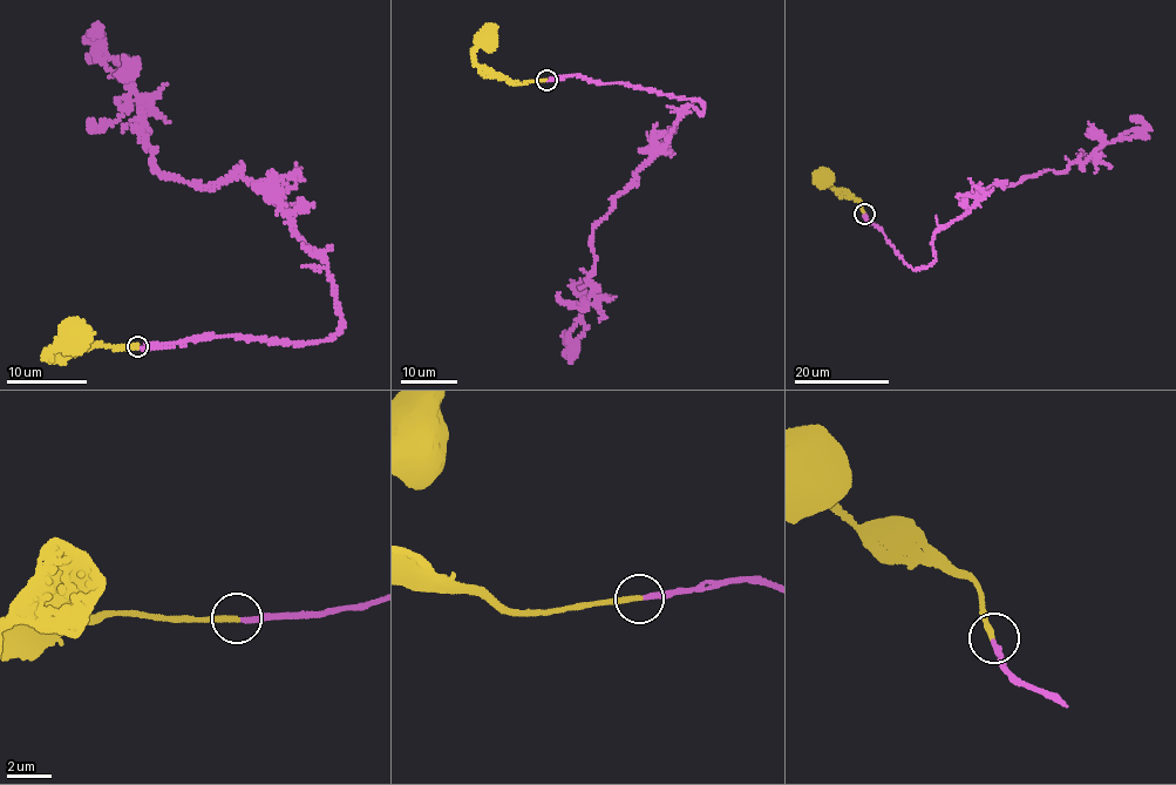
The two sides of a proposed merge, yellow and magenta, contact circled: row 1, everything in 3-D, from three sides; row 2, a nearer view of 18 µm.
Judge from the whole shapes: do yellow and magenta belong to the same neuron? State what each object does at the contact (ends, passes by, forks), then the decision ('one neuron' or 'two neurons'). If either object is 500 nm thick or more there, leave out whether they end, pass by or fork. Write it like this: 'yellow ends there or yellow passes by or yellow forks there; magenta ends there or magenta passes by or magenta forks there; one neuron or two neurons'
yellow ends there; magenta ends there; one neuron

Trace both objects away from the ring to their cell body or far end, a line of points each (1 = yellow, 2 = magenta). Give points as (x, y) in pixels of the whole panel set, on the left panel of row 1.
1: (136, 347), (90, 346), (51, 359), (48, 352), (75, 335)
2: (138, 347), (313, 343), (342, 322), (328, 265), (265, 189), (160, 174), (138, 97), (99, 59), (95, 33)

